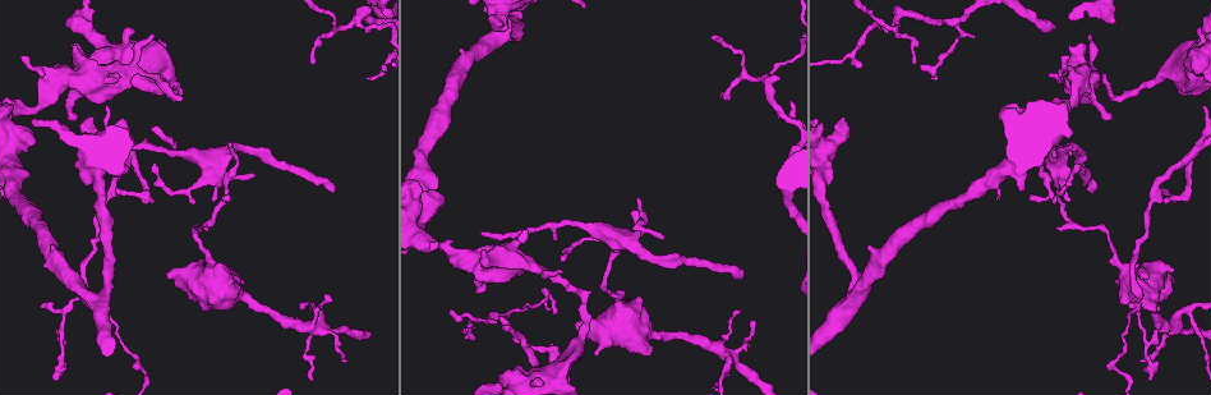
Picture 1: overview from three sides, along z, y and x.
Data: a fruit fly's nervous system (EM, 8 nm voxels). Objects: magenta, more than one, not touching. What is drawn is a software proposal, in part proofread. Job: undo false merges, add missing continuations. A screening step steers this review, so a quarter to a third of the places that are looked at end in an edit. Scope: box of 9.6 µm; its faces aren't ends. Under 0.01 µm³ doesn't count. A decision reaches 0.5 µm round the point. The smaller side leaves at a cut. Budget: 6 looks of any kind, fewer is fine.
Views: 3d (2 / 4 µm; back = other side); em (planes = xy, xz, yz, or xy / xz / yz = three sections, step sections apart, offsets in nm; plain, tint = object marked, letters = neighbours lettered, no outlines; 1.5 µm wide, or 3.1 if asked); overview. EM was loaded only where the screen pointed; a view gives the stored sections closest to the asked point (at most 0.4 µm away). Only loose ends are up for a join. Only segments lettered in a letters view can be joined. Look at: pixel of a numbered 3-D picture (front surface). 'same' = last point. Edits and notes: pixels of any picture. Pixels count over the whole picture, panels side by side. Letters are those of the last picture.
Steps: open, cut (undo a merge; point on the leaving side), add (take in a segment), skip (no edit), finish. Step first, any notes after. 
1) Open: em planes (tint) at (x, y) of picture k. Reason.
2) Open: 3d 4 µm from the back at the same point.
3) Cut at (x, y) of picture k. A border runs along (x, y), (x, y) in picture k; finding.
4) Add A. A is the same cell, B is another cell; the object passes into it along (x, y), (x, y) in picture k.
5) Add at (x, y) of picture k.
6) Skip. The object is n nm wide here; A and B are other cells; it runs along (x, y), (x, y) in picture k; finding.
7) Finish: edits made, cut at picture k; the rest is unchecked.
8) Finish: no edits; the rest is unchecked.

Open: 3d 2 µm at (1159, 74) of picture 1. Thick turns thin.

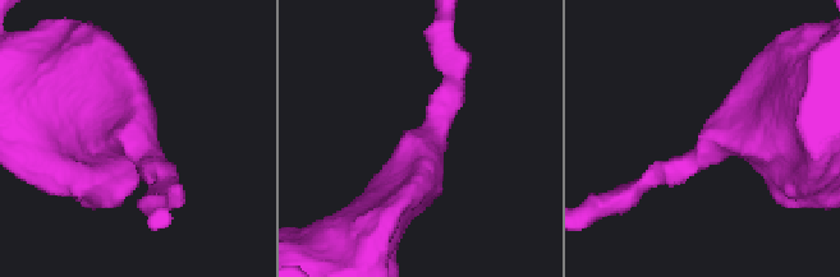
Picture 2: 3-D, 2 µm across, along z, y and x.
Open: em xy step 4 (letters) at (711, 144) of picture 2. The arms are 200, 420 nm wide; now the EM.

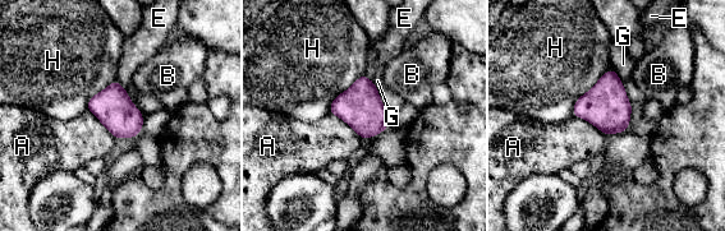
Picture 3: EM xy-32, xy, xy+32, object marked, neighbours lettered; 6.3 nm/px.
Skip. The longest contact is with H, 400 nm; A, B, E, G and H are other cells; all the same cell.

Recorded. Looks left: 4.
Open: em xy step 4 (letters) at (744, 274) of picture 1. Long arm stops here.

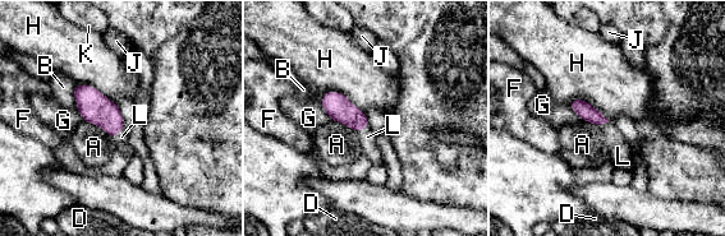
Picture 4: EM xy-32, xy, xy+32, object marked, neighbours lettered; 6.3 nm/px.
Add L. L is the same cell, A, B, D, F, G, H, J and K are other cells; the object passes into it along (95, 107), (118, 132), (122, 137) in picture 4; the cell continues.

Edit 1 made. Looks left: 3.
Open: em yz step 4 (tint) at (1154, 192) of picture 1. A fork.

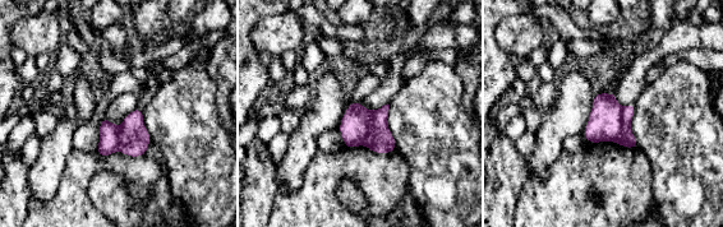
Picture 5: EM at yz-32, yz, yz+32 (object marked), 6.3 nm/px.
Open: em planes (tint) at the same point.

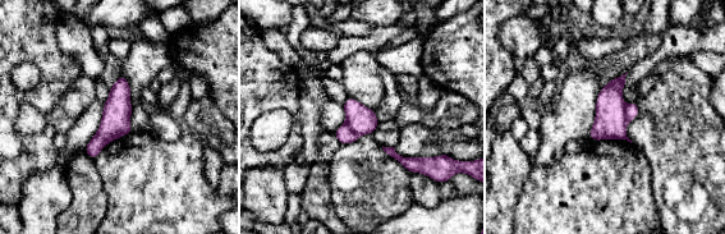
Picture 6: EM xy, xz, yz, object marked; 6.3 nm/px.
Open: em planes (letters) at the same point. See the neighbours.

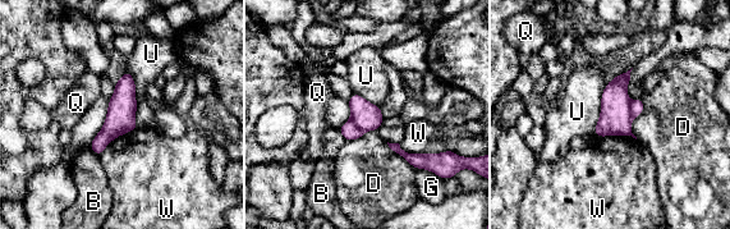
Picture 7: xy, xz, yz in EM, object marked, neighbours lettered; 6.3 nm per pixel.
Cut at (637, 106) of picture 7. The object is 180 nm wide here; B, D, G, Q, U and W are other cells; a border runs along (632, 101), (630, 118) in picture 7; a second cell is stuck on.

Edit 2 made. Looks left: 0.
Finish: edits made, add at picture 4, cut at picture 7; the rest is unchecked.

